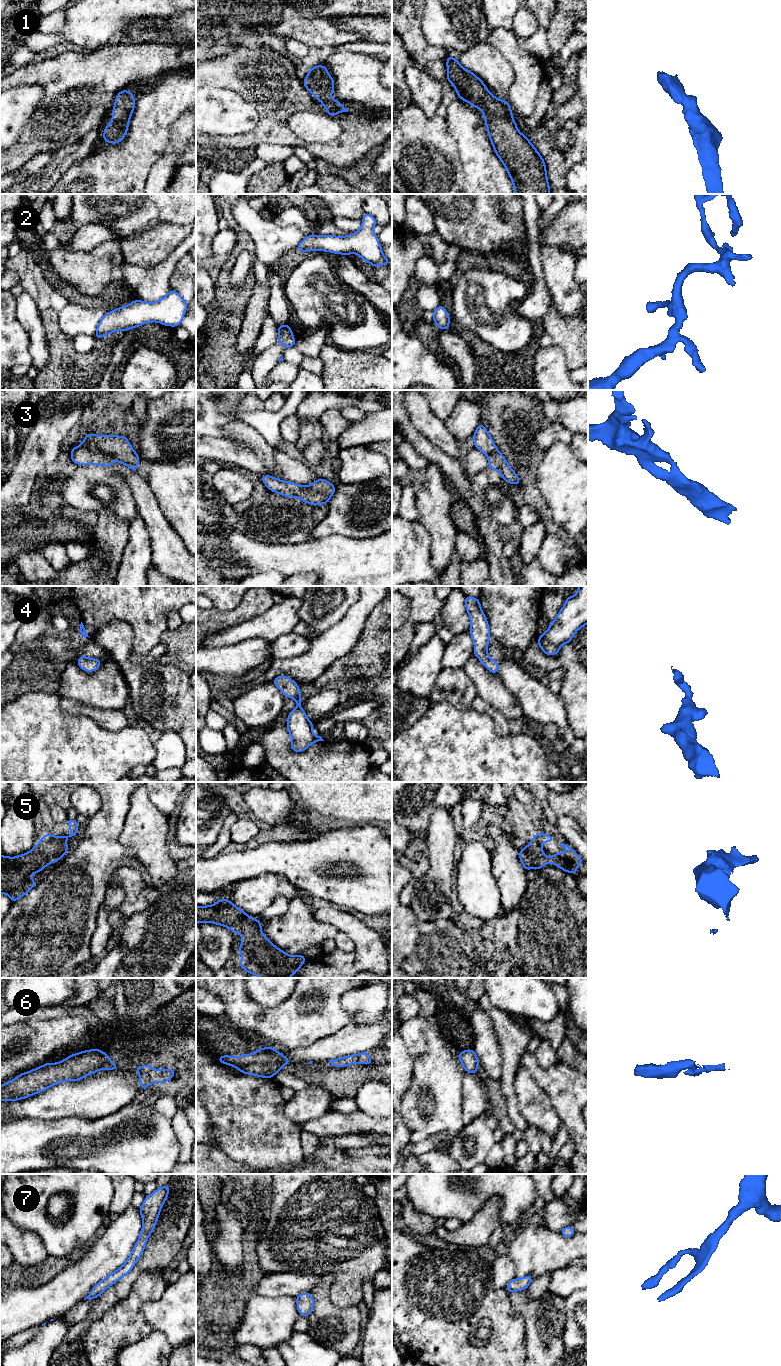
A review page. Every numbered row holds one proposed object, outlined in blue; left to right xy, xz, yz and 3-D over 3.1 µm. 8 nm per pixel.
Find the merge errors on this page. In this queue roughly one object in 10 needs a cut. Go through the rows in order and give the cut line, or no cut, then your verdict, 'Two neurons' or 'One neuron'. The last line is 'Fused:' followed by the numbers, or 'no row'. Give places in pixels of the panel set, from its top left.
1: No split. One neuron
2: No split. One neuron
3: No split. One neuron
4: No split. One neuron
5: No split. One neuron
6: No split. One neuron
7: No split. One neuron
Fused: no row

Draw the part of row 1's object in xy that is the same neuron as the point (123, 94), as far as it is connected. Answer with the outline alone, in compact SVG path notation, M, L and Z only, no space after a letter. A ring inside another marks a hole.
M129 90L120 91L114 102L112 121L104 129L106 143L118 144L124 139L134 108L134 95Z

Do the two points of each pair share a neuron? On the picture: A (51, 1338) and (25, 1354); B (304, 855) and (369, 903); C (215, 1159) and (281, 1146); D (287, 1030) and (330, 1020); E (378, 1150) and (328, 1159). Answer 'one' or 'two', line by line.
A: one
B: one
C: two
D: one
E: two

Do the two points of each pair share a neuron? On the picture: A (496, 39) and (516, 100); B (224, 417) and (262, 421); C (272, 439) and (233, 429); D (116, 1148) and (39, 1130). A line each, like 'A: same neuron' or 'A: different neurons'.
A: same neuron
B: same neuron
C: different neurons
D: same neuron

